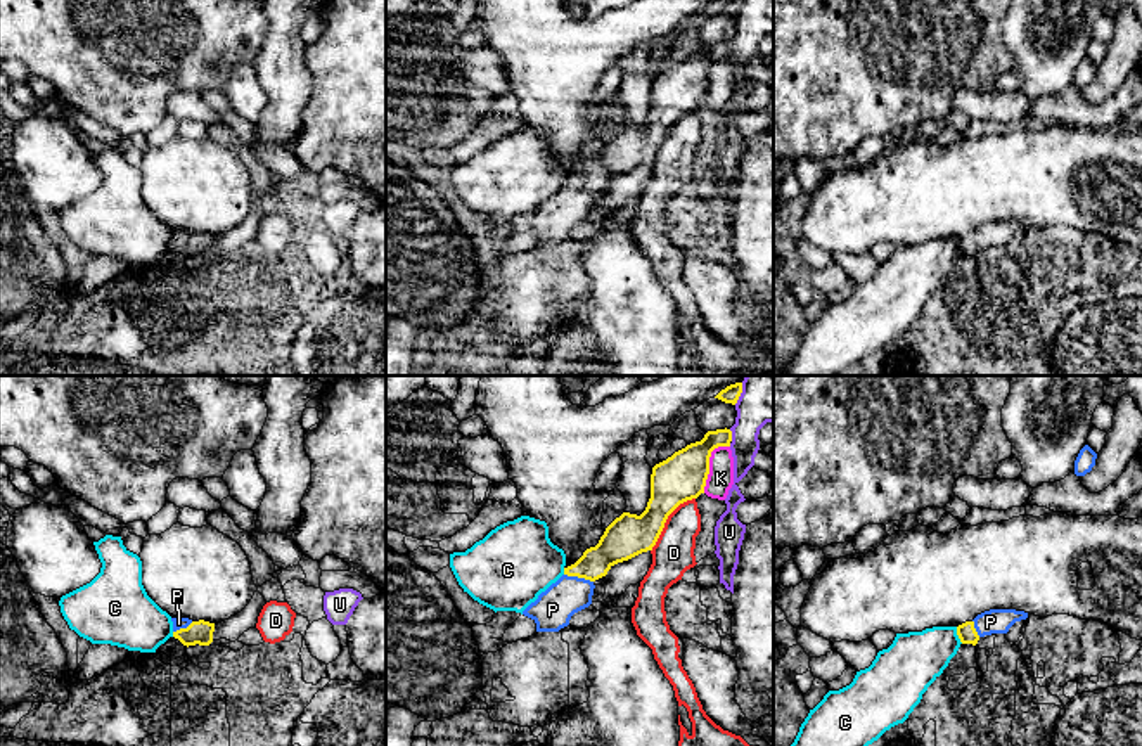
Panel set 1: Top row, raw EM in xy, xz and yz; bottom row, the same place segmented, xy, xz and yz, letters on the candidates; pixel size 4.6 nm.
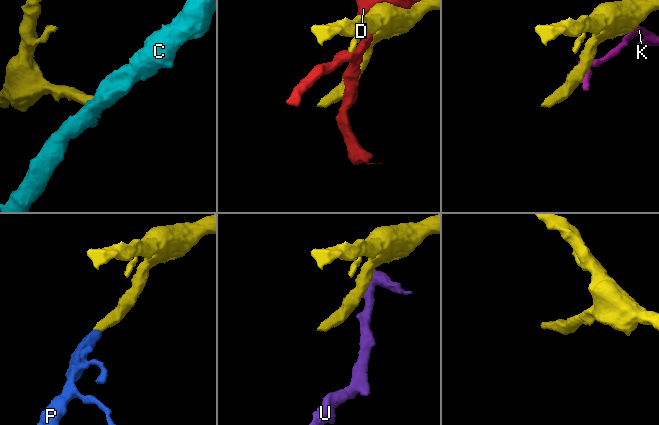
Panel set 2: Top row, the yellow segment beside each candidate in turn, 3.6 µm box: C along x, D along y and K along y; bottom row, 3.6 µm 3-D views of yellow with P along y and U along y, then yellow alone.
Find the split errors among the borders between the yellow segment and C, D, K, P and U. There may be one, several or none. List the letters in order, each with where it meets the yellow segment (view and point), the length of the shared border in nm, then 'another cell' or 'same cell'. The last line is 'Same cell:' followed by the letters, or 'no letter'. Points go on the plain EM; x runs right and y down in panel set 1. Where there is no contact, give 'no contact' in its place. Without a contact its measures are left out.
C: yz (957, 246) | 90 nm | another cell
D: xz (665, 134) | 320 nm | another cell
K: xz (708, 77) | 260 nm | another cell
P: xz (578, 189) | 140 nm | same cell
U: xz (731, 47) | 60 nm | another cell
Same cell: P

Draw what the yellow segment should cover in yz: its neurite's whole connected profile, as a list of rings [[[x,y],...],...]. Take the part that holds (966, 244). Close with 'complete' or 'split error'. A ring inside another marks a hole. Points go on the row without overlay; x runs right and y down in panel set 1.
[[[990,222],[978,227],[972,234],[966,234],[957,239],[957,248],[962,256],[976,258],[978,253],[991,246],[1007,246],[1009,241],[1021,232],[1026,232],[1028,225],[1016,222]]]; split error

